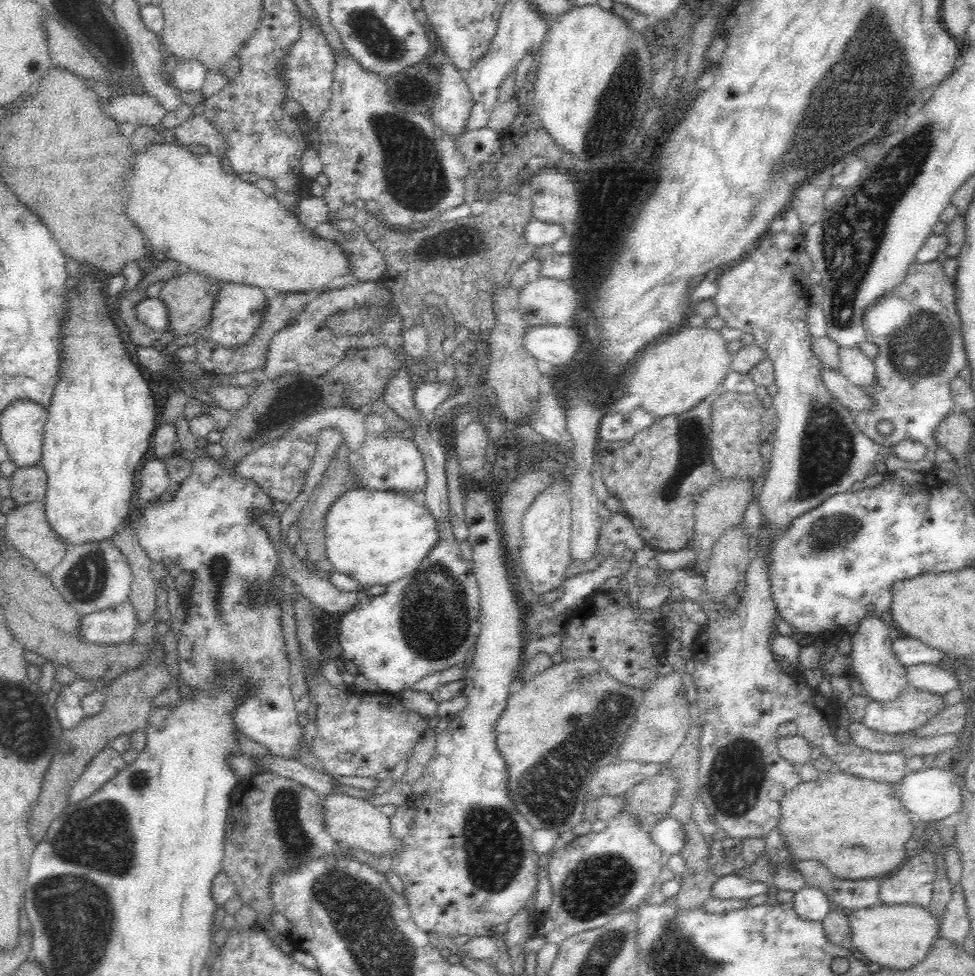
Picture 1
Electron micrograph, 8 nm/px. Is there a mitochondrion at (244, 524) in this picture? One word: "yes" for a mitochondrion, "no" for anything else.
no

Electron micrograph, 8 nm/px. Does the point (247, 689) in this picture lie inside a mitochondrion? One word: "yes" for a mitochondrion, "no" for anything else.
no

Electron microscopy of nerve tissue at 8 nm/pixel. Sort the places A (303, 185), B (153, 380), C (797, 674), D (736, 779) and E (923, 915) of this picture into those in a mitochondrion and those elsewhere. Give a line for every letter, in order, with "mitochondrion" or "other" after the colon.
A: other
B: other
C: other
D: mitochondrion
E: other

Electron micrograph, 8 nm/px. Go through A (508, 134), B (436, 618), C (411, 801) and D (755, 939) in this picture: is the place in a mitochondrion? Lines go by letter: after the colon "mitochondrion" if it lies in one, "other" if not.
A: other
B: mitochondrion
C: other
D: other

